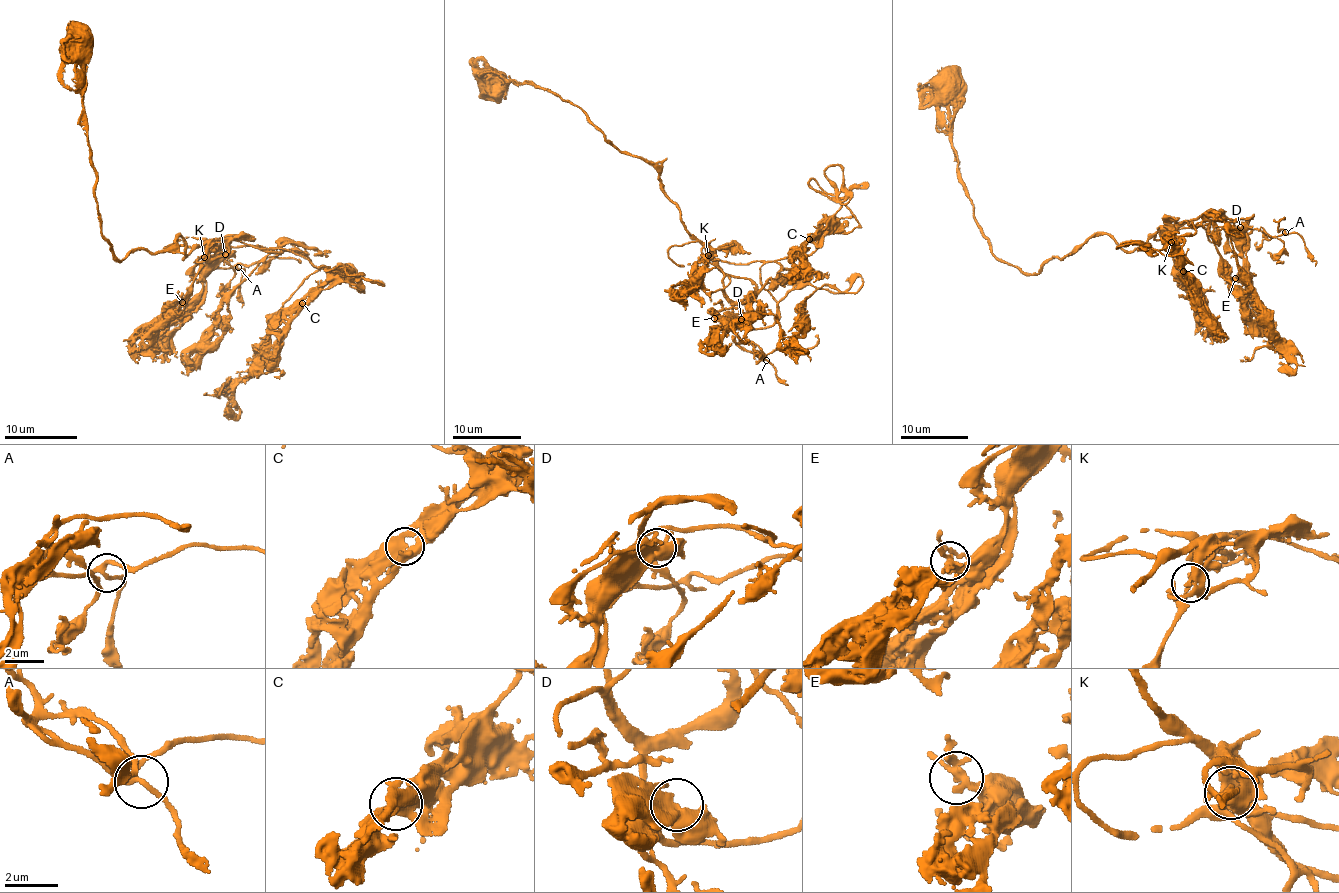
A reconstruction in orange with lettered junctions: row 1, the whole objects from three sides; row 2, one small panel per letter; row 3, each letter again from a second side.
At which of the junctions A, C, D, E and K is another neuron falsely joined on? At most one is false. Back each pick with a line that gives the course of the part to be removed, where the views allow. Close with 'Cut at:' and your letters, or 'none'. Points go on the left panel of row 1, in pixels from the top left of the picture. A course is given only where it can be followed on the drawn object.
Cut at: none

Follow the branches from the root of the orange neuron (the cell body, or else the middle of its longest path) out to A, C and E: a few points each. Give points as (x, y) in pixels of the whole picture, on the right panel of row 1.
A: (944, 85), (974, 221), (990, 253), (1027, 274), (1099, 235), (1134, 251), (1223, 216), (1285, 232)
C: (944, 85), (990, 253), (1034, 274), (1093, 236), (1134, 251), (1186, 220), (1195, 230), (1169, 241), (1183, 272)
E: (944, 85), (958, 177), (1004, 263), (1034, 274), (1093, 236), (1134, 251), (1227, 216), (1243, 226), (1236, 278)

